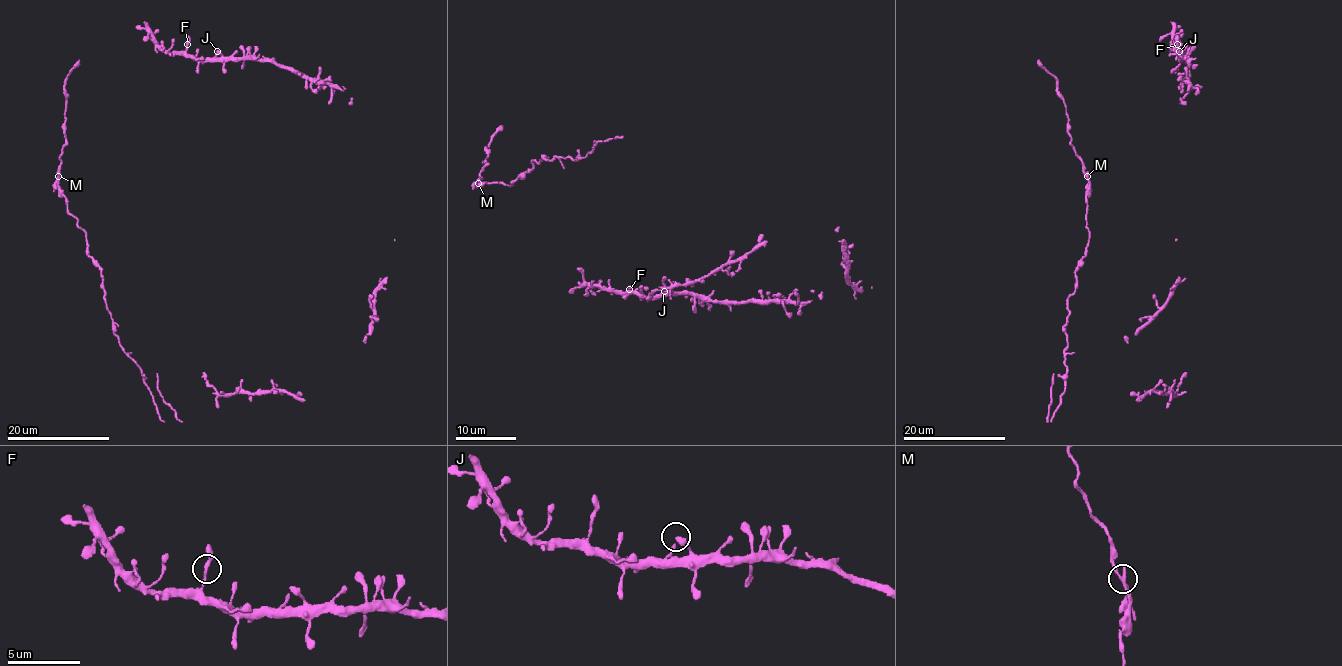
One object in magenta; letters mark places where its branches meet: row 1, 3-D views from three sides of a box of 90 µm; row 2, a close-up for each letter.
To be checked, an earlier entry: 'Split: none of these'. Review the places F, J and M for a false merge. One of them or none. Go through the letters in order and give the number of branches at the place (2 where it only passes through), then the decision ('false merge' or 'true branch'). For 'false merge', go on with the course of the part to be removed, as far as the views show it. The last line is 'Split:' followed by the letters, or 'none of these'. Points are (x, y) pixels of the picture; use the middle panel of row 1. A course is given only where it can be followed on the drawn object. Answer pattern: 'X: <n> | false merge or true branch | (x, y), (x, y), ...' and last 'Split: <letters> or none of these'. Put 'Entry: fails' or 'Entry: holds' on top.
Entry: fails
F: 2 | true branch
J: 2 | true branch
M: 2 | false merge | (478, 183), (511, 186), (532, 169), (533, 160), (584, 157), (601, 142), (623, 136)
Split: M

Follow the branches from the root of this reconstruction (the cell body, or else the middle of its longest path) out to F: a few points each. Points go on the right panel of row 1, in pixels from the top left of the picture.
F: (1184, 58), (1179, 53), (1177, 44)

